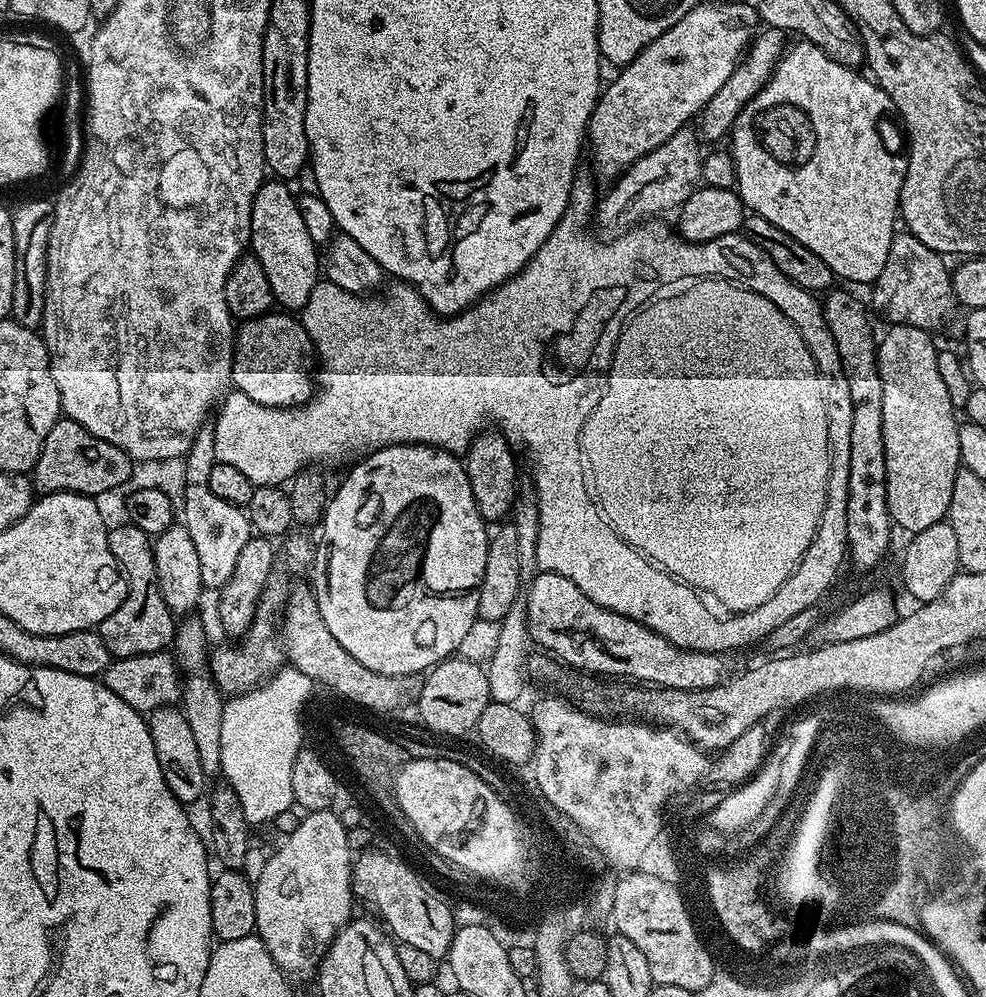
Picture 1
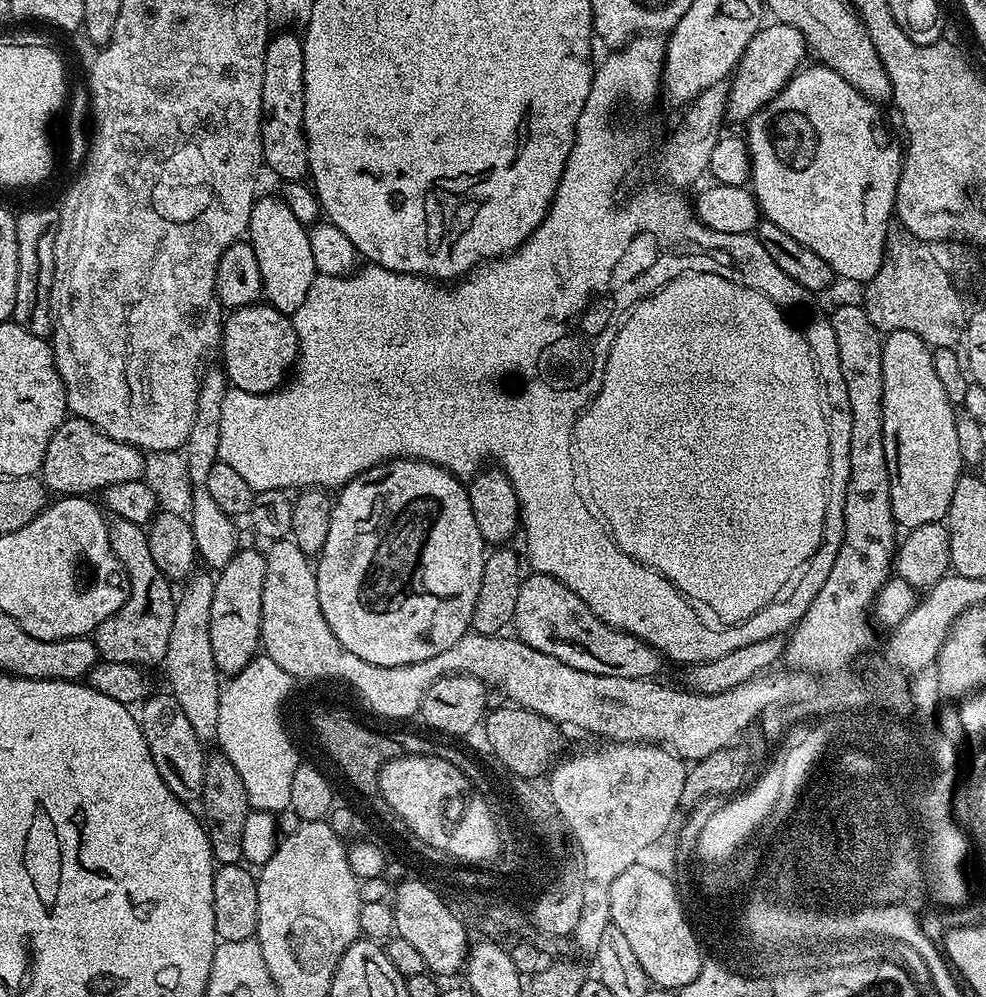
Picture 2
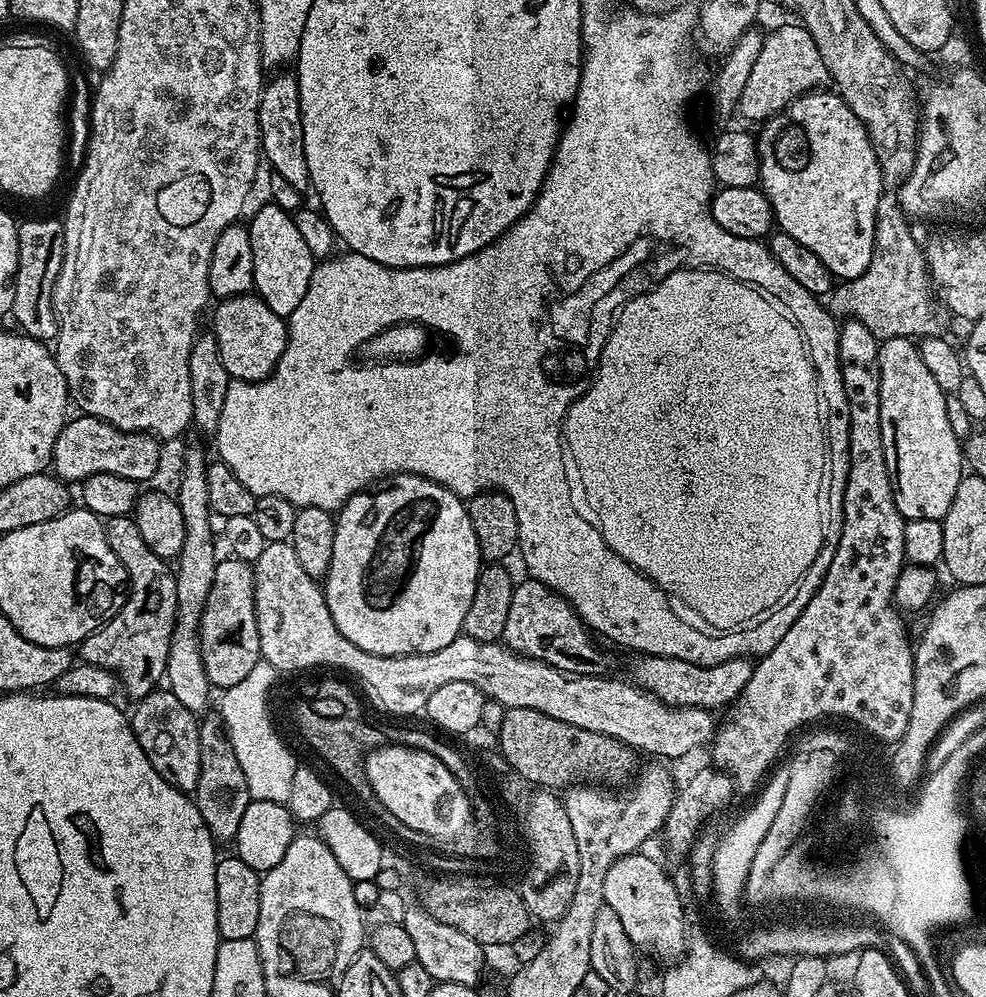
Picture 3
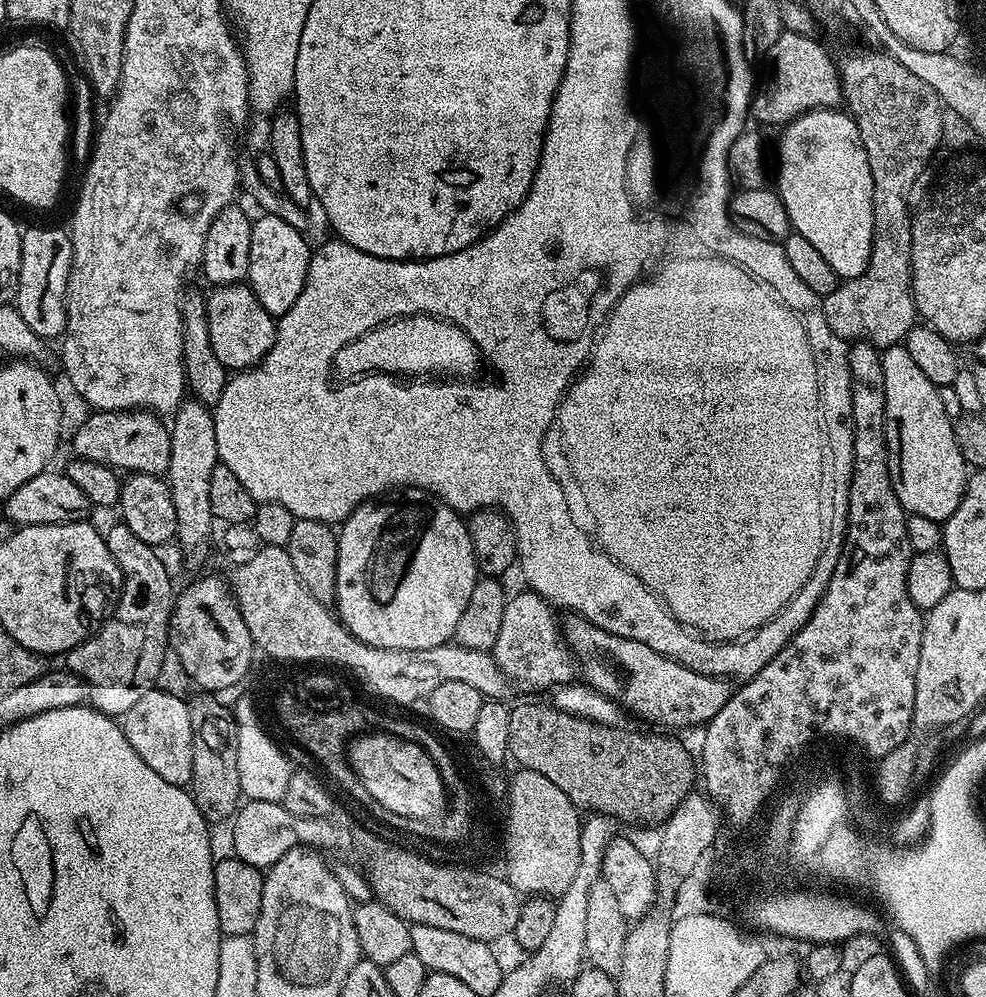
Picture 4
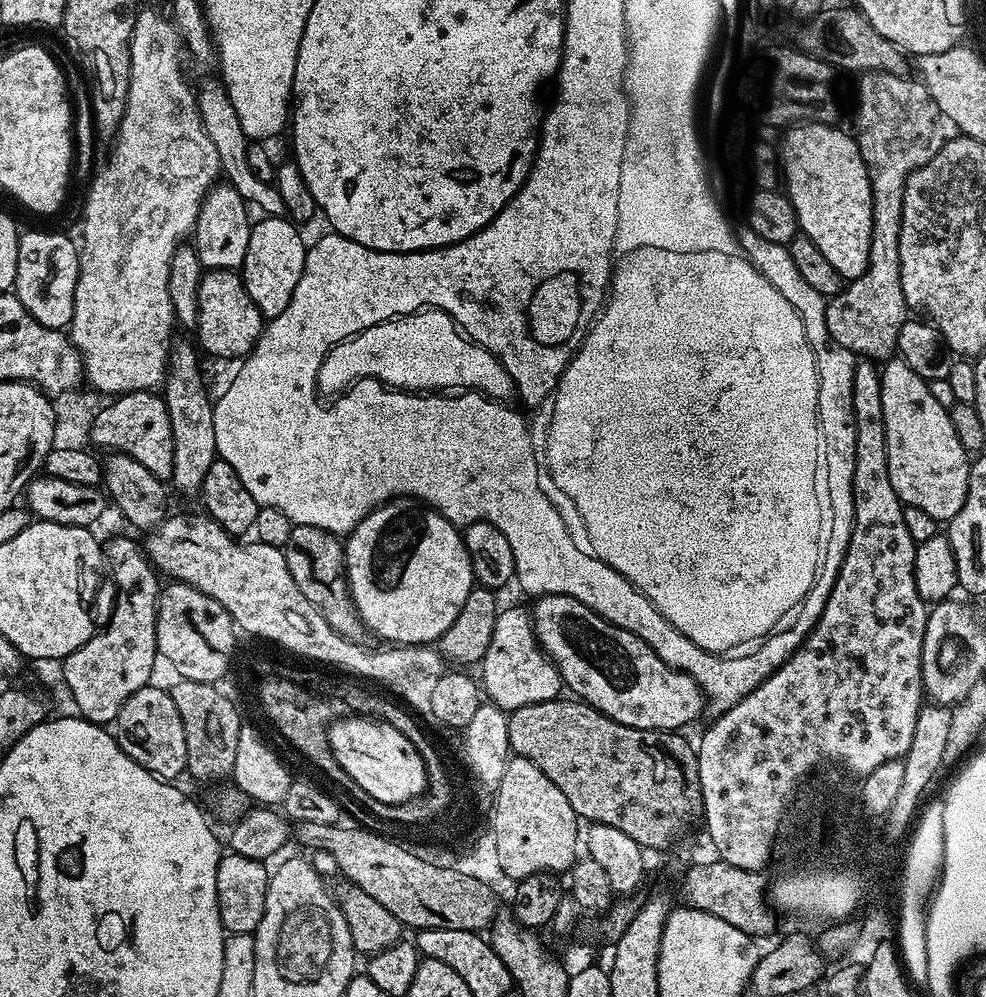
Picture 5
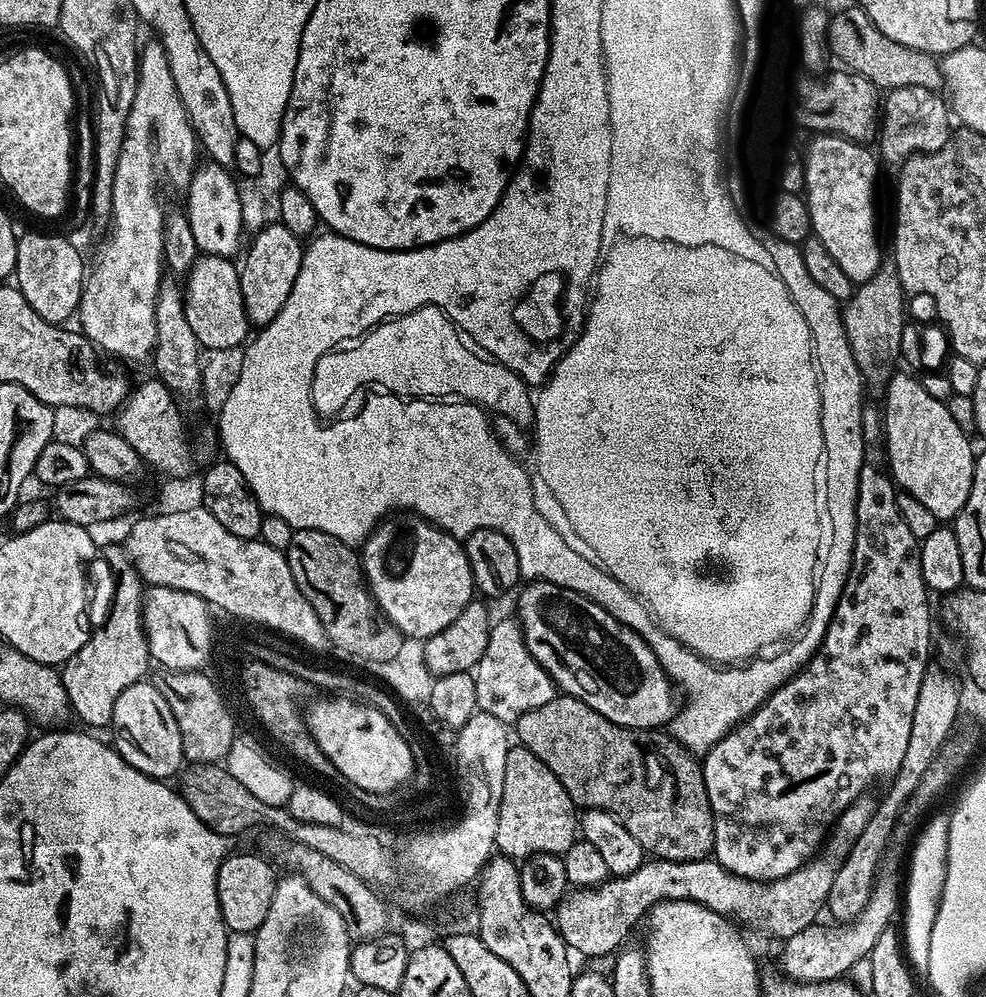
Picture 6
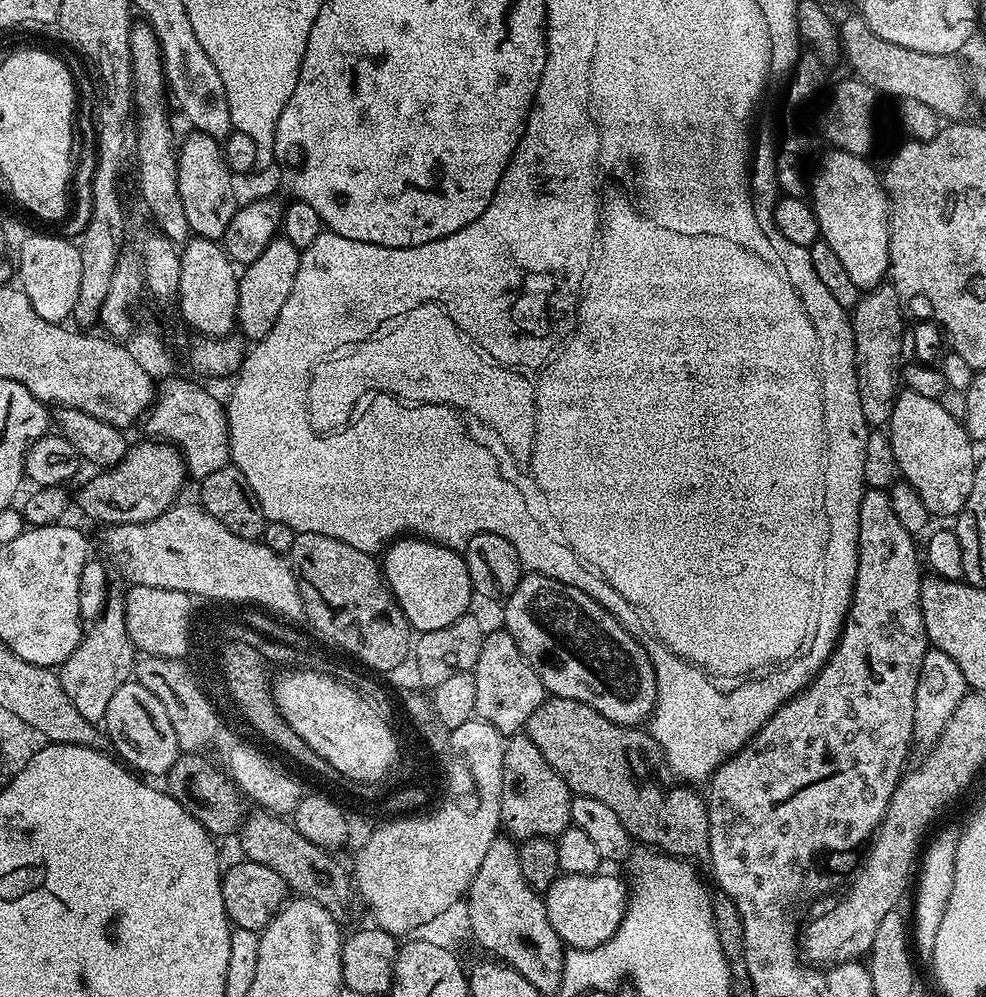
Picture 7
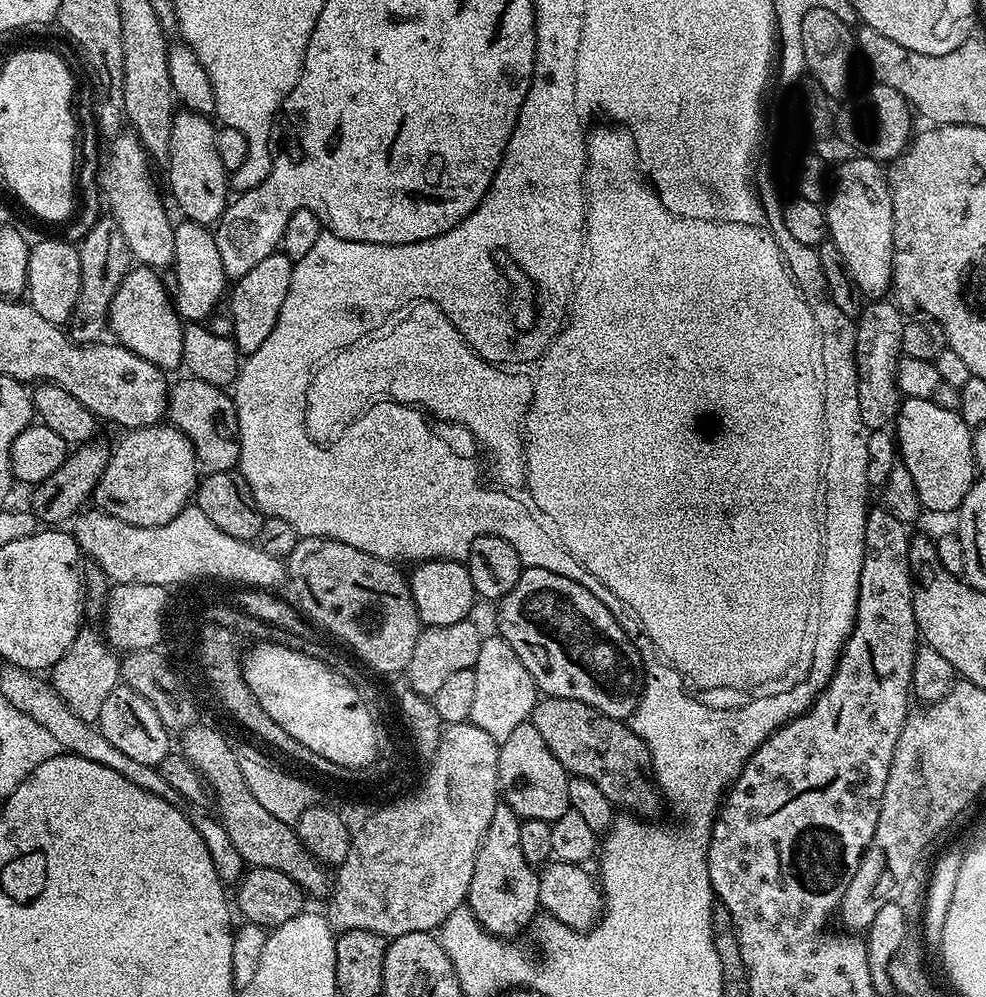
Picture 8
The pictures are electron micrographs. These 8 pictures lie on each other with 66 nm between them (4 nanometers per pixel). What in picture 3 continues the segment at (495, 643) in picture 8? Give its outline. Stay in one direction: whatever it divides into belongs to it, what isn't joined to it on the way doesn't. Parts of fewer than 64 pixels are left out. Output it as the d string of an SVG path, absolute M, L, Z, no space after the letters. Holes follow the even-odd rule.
M524 578L516 584L502 640L519 656L541 660L563 672L602 676L609 671L608 656L595 644L597 641L584 619L568 605L567 600L550 590L550 586L531 578Z

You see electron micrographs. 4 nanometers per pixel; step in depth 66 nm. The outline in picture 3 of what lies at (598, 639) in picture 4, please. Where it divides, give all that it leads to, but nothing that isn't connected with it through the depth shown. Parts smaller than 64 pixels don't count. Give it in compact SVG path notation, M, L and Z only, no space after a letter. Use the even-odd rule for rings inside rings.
M641 655L636 664L634 683L637 688L654 694L663 704L672 708L707 708L717 710L723 704L731 705L739 700L746 682L750 682L753 661L746 656L730 658L718 666L698 666L694 662L682 662L665 656Z

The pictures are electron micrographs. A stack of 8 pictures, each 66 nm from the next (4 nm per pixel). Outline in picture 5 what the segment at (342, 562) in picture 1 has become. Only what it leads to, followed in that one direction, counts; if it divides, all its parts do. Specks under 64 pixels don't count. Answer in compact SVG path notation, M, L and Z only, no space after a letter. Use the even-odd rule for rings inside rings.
M396 498L380 505L366 514L353 532L347 533L343 546L344 575L348 577L348 594L352 604L365 629L371 635L373 632L389 640L389 645L428 646L439 641L440 636L450 630L450 622L458 618L458 610L462 610L466 598L472 593L474 577L461 529L426 504Z

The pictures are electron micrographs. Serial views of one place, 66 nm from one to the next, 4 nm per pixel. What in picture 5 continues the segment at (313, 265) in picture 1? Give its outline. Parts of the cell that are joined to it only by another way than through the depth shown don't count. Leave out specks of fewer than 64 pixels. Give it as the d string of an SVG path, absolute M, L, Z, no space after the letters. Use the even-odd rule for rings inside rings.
M267 215L252 225L242 275L246 294L250 294L254 306L258 306L260 315L265 318L282 314L282 310L290 306L290 294L294 294L294 286L298 286L298 278L302 278L308 250L306 240L295 227L299 228L291 219Z

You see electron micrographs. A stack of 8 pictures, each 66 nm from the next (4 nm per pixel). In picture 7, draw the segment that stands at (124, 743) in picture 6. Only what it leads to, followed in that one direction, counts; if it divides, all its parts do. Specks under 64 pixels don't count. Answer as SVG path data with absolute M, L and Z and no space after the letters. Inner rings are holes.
M134 678L118 686L114 698L110 698L102 728L107 735L107 743L112 748L116 747L115 755L125 765L148 778L164 778L181 754L166 706L162 706L162 702L158 702L158 698L154 698L154 694L150 694L150 690Z

